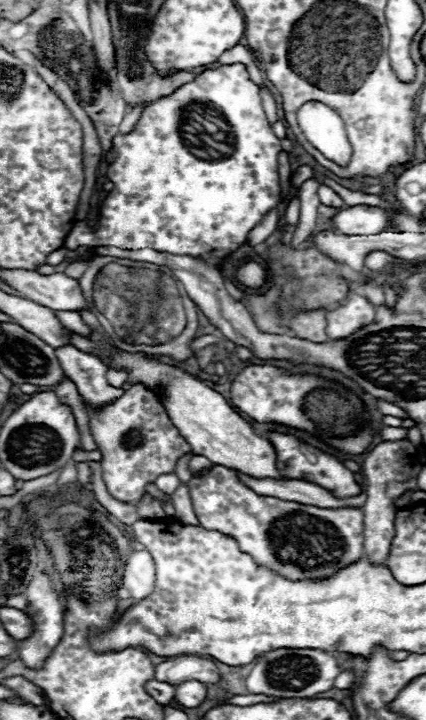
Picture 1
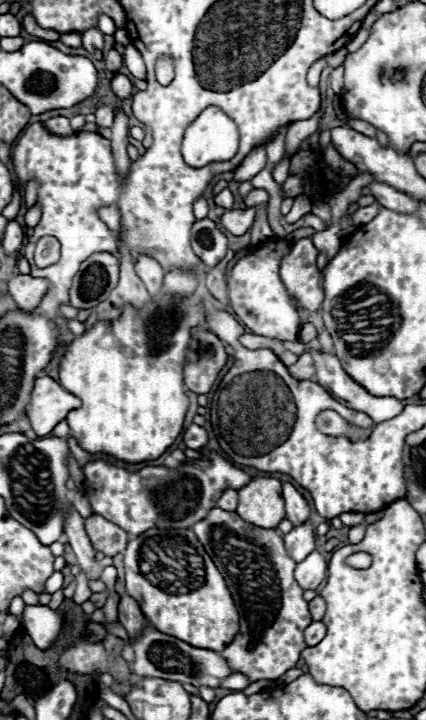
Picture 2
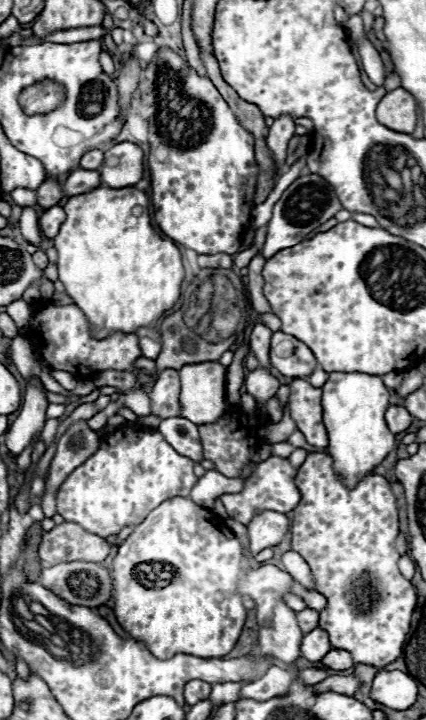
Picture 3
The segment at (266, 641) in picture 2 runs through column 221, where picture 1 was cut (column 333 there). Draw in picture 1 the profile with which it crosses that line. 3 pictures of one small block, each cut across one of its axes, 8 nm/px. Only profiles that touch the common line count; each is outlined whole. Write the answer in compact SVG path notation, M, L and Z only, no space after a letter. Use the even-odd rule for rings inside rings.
M214 466L206 476L200 476L200 478L192 478L188 482L188 490L190 490L190 496L192 496L192 504L194 504L194 512L200 520L200 524L208 530L218 530L226 536L232 536L236 538L238 546L242 552L248 552L252 554L252 558L260 564L266 564L270 566L274 572L290 578L290 580L300 580L300 578L324 578L324 576L330 576L334 574L338 568L358 560L362 554L364 554L364 546L362 546L362 532L364 532L364 524L362 524L362 518L364 518L364 512L362 508L318 508L318 506L306 506L306 504L298 504L298 502L288 502L288 500L280 500L280 498L274 498L274 496L258 496L256 492L252 492L248 486L244 486L238 478L236 478L236 472L230 470L230 468L224 468L224 466Z

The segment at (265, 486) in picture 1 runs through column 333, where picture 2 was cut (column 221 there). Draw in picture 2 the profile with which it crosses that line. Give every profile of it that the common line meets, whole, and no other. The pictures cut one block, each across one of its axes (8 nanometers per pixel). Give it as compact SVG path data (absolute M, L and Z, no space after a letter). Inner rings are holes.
M224 490L220 500L218 500L218 506L222 510L228 510L228 512L234 512L236 506L238 506L238 492L236 490Z

